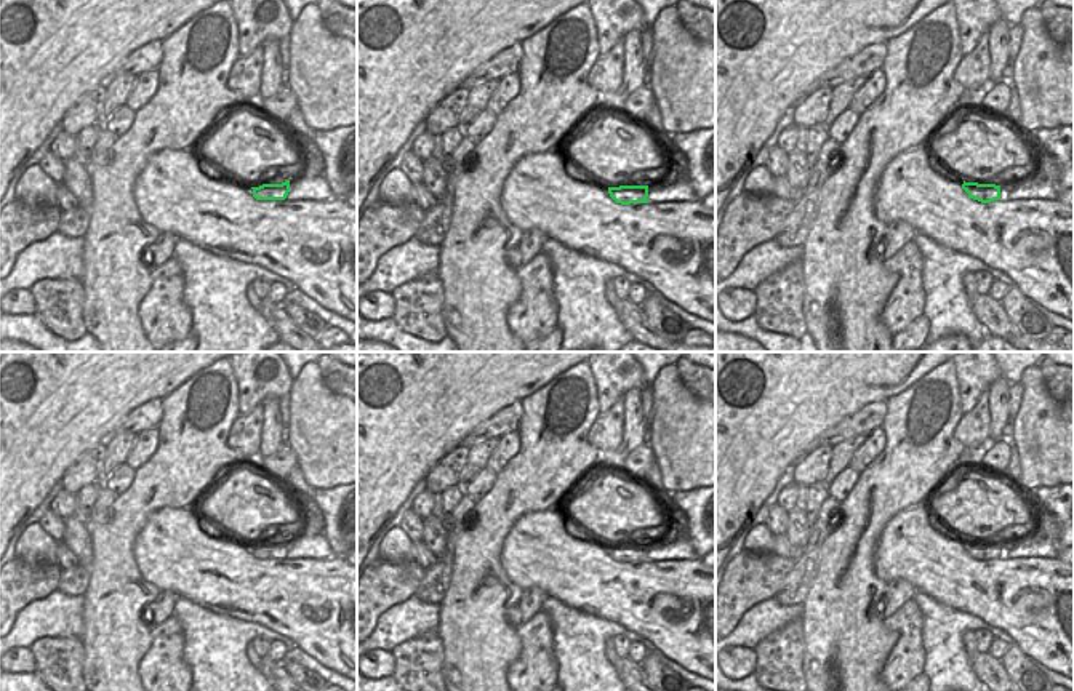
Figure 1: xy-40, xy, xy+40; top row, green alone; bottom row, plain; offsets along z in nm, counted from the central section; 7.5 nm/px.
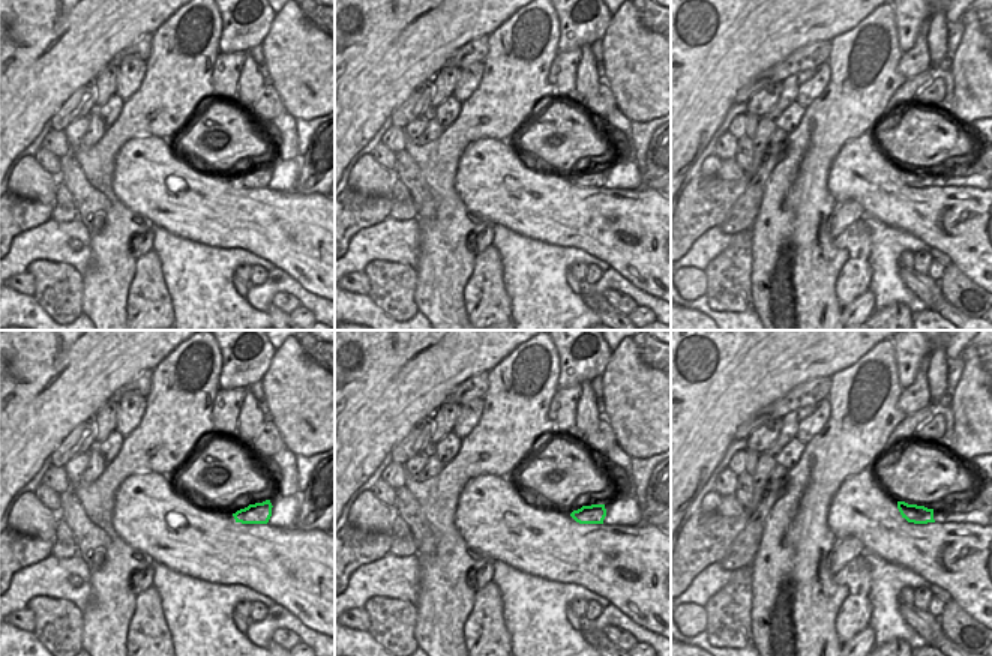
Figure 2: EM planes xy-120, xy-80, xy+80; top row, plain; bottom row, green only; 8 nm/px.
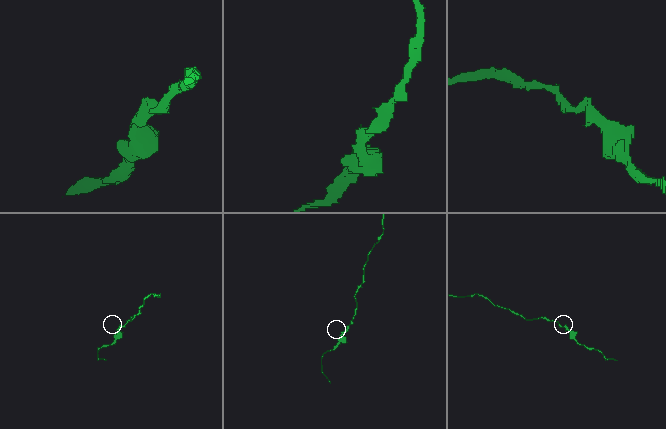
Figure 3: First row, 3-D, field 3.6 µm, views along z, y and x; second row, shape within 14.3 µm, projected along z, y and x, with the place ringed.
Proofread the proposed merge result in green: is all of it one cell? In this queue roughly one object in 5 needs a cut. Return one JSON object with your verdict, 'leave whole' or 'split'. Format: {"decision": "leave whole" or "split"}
{"decision": "leave whole"}

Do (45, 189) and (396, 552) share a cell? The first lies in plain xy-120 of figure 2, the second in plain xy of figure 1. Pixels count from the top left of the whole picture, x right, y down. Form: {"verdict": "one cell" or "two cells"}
{"verdict": "one cell"}

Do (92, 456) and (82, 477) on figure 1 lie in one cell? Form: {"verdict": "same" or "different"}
{"verdict": "same"}

